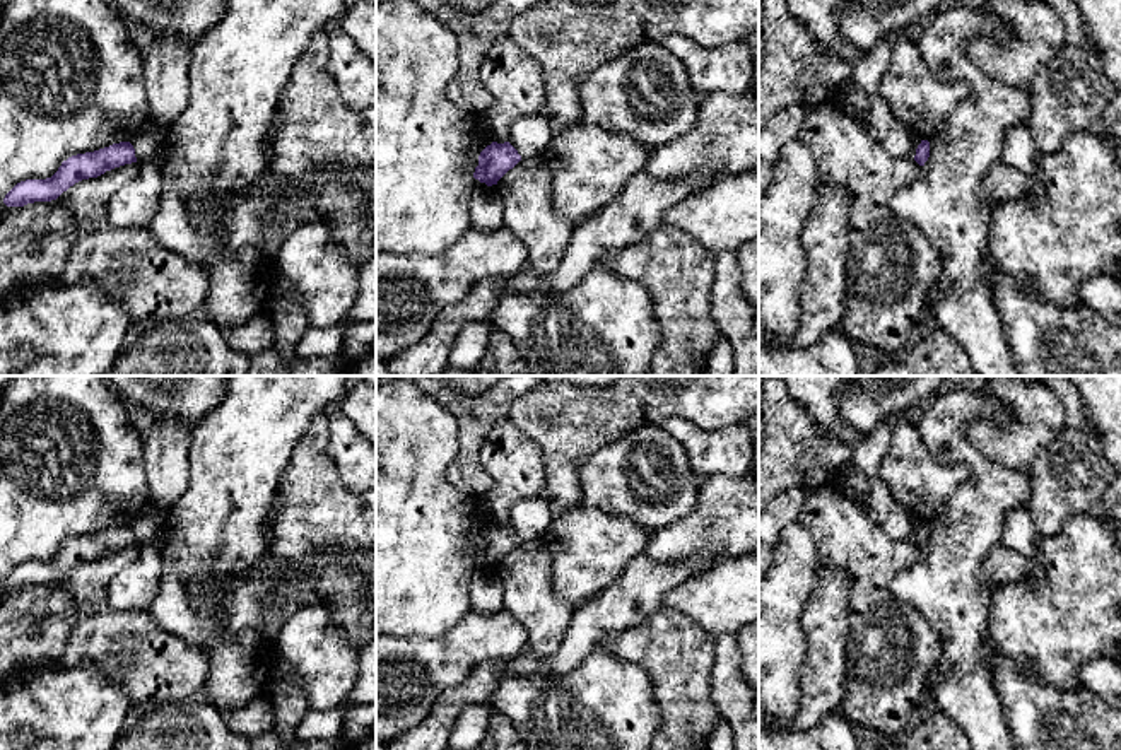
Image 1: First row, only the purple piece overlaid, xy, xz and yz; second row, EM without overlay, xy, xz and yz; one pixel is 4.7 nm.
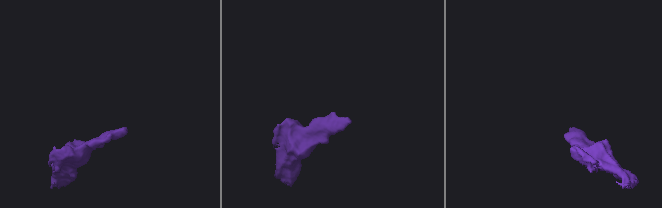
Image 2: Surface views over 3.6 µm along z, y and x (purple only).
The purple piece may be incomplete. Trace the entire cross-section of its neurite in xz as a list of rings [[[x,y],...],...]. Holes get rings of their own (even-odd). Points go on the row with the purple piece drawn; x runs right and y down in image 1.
[[[492,142],[480,152],[473,178],[487,186],[497,185],[519,161],[521,155],[509,142]]]

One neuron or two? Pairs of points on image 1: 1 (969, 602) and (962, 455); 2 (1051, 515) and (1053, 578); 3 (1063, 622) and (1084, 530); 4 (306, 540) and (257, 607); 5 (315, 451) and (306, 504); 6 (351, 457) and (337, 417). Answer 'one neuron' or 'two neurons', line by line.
1: one neuron
2: two neurons
3: one neuron
4: two neurons
5: one neuron
6: one neuron

